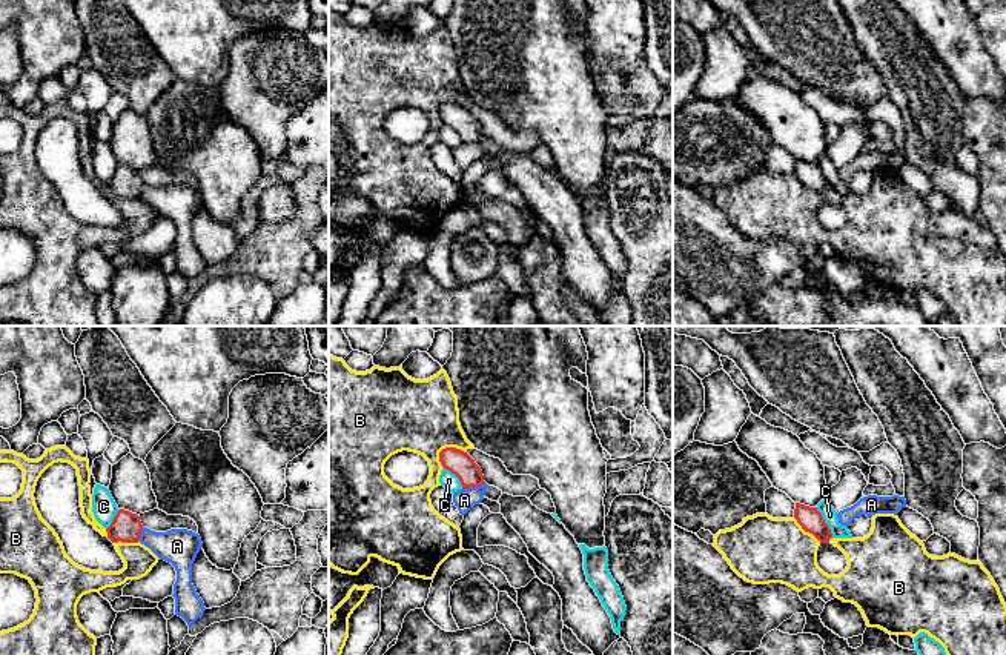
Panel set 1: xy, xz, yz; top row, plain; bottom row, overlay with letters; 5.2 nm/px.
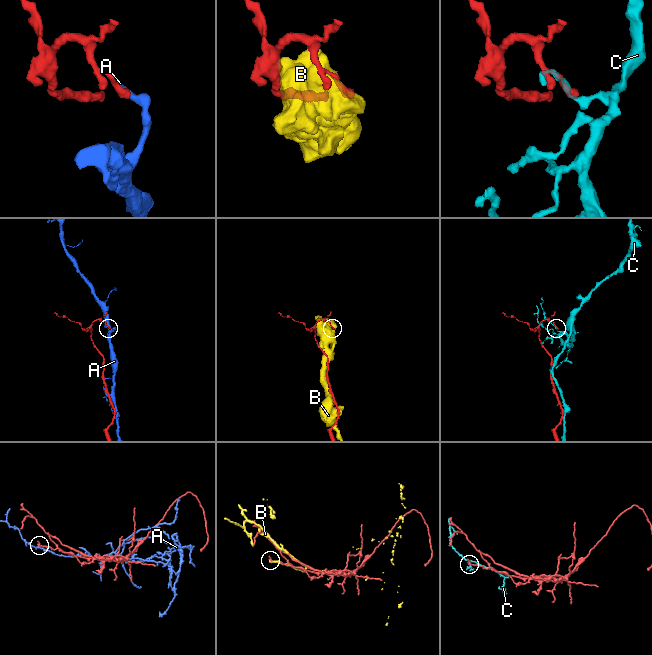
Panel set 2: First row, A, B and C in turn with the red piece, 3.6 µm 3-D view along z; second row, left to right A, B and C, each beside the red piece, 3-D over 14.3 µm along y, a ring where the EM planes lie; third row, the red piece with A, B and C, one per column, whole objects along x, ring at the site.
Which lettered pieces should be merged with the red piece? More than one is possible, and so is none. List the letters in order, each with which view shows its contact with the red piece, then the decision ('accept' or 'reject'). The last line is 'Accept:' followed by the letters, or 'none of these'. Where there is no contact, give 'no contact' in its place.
A: contact in xz; reject
B: contact in xz; reject
C: contact in yz; reject
Accept: none of these

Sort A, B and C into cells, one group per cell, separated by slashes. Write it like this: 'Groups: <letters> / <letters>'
Groups: A / B / C

